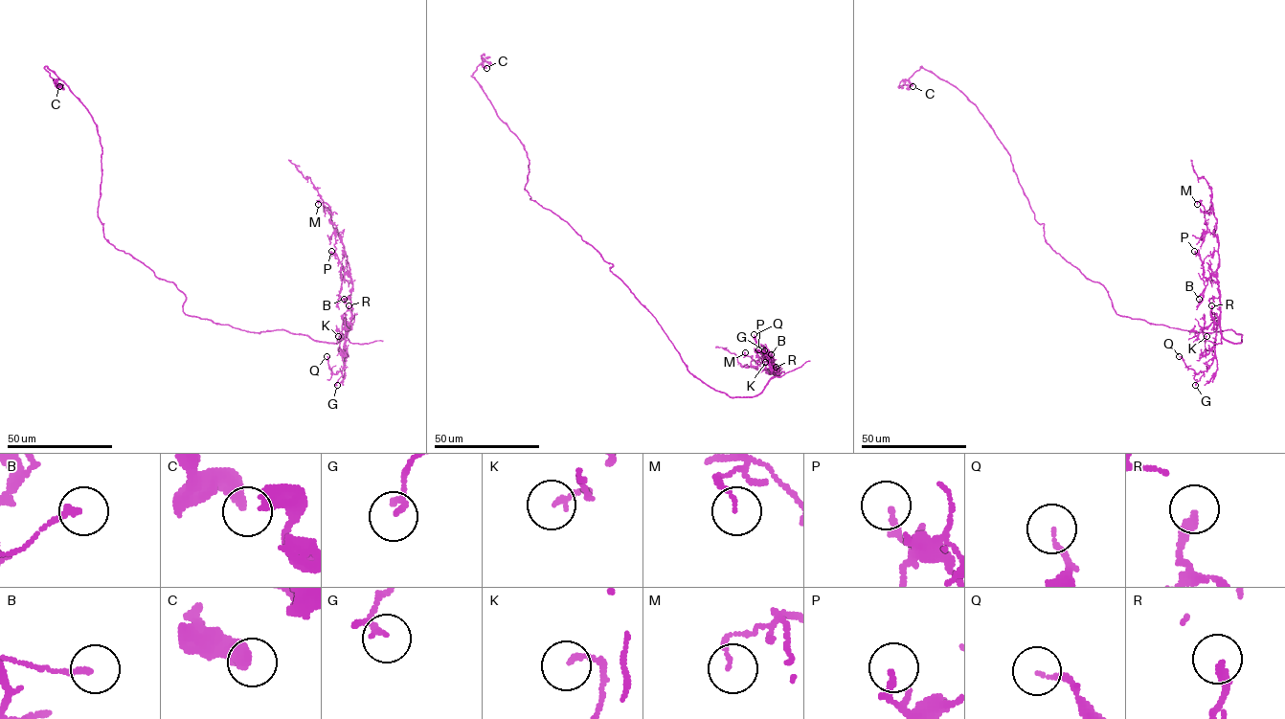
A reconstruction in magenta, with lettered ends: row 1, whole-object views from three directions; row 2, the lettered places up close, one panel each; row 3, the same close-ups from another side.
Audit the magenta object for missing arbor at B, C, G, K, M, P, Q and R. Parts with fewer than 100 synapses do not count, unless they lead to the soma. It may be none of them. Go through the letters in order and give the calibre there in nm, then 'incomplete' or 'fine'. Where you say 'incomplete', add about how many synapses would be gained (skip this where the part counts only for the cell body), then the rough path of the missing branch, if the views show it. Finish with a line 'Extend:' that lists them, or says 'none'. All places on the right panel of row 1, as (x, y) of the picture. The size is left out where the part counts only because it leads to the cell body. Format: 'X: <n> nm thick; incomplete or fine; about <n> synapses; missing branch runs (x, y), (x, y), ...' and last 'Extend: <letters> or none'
B: 190 nm thick; fine
C: 460 nm thick; fine
G: 120 nm thick; fine
K: 150 nm thick; fine
M: 120 nm thick; fine
P: 190 nm thick; fine
Q: 120 nm thick; fine
R: 280 nm thick; fine
Extend: none

